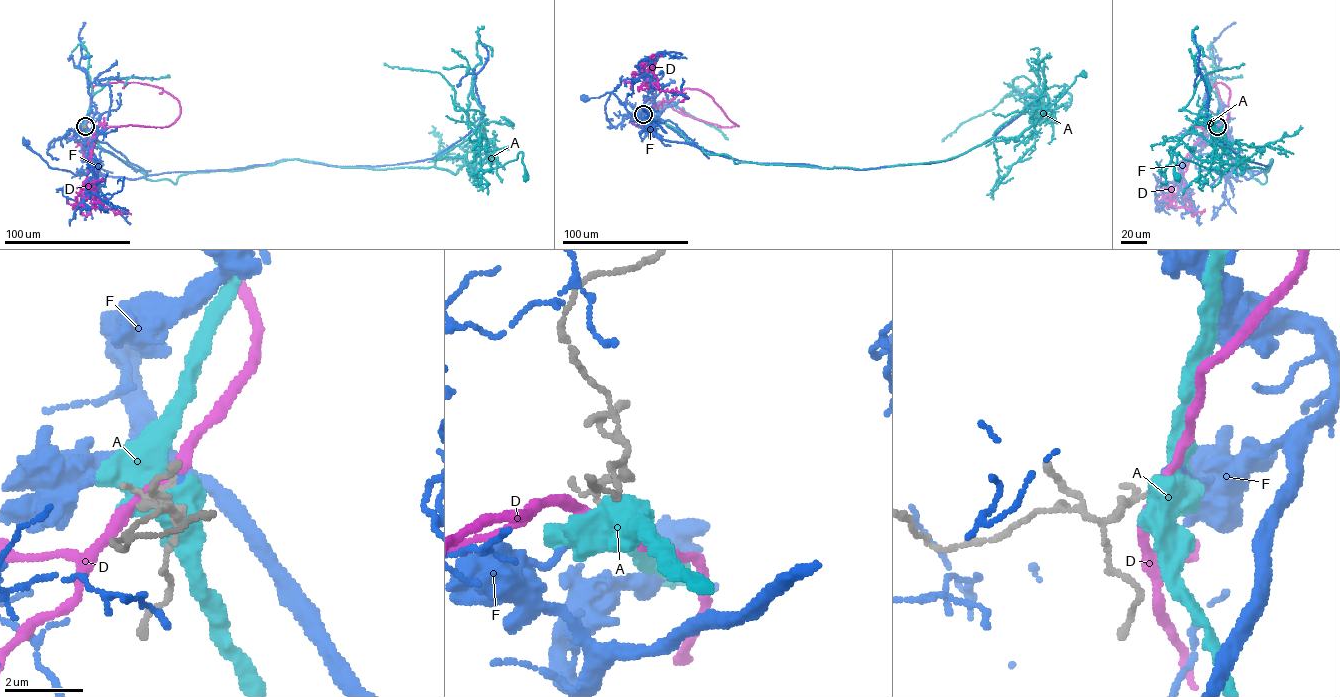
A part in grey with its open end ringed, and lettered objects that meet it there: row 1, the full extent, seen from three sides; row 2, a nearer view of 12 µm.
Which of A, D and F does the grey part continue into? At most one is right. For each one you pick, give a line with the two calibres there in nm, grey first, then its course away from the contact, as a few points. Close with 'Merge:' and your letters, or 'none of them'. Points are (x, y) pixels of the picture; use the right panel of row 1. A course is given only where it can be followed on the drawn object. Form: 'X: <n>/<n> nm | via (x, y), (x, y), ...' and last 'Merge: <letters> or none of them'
Merge: none of them

